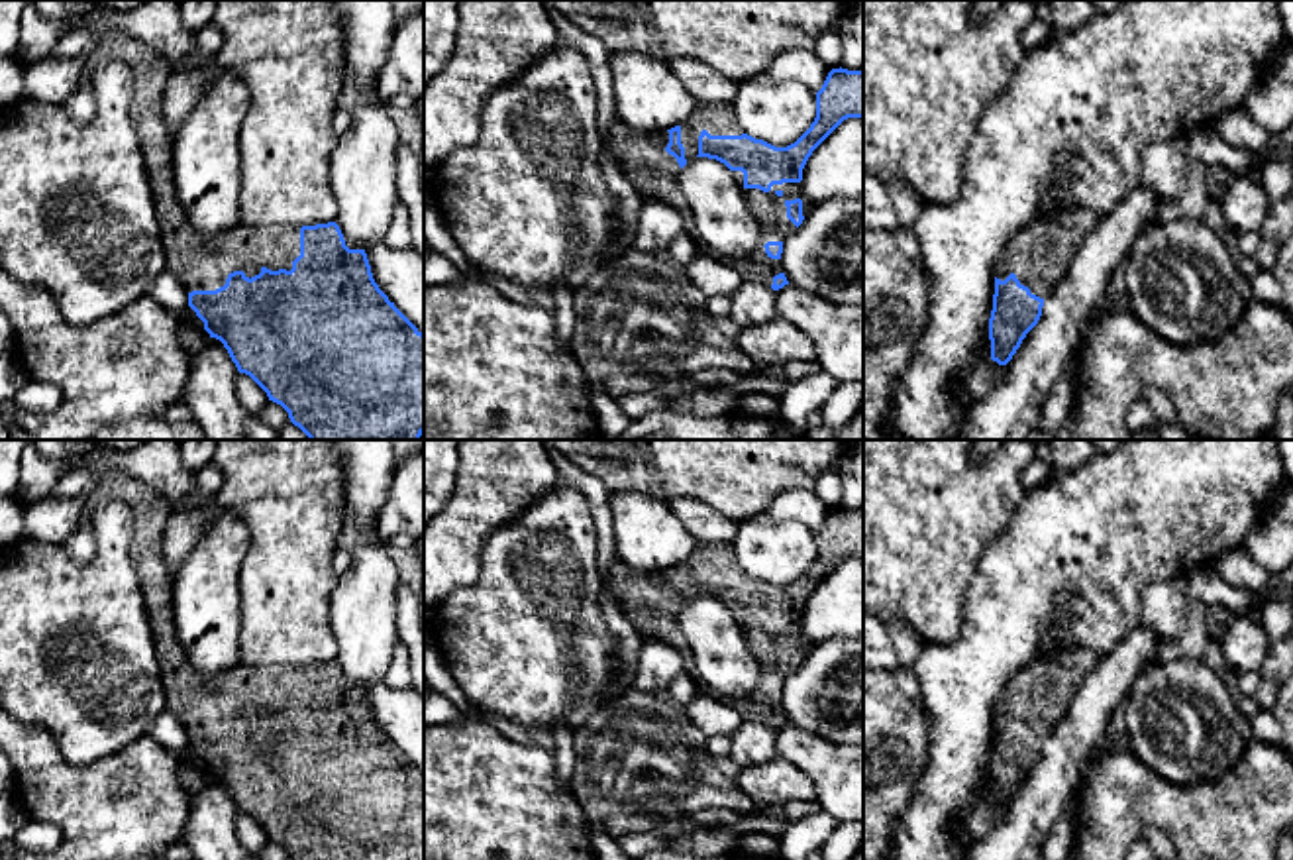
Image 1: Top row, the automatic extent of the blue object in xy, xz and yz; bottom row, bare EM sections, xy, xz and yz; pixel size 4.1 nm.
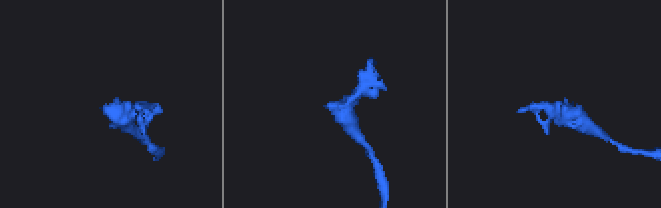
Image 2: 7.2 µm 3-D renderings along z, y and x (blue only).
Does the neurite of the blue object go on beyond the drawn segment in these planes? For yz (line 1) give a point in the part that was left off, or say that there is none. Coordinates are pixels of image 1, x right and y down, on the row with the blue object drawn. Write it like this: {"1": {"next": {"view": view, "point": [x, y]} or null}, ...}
{"1": {"next": {"view": "yz", "point": [1038, 254]}}}

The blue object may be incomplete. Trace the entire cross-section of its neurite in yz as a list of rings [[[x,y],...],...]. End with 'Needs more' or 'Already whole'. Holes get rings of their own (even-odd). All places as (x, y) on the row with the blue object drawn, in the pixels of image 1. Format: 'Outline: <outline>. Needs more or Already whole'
Outline: [[[1071,206],[1052,224],[1032,222],[1018,230],[995,261],[995,295],[989,318],[991,359],[1007,365],[1042,306],[1067,273],[1081,242],[1103,216]]]. Needs more

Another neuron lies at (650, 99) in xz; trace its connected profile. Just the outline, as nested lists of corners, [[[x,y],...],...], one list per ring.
[[[646,53],[610,55],[618,122],[651,135],[681,126],[698,106],[669,63]]]

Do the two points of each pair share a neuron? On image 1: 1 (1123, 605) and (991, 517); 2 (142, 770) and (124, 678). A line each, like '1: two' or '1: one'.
1: two
2: two

